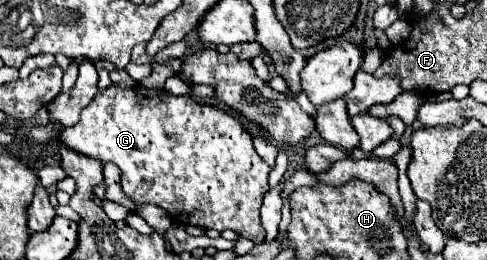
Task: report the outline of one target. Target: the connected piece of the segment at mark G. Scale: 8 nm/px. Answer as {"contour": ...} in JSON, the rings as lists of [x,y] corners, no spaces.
{"contour":[[[110,86],[102,92],[98,92],[94,96],[94,100],[82,110],[80,114],[80,122],[76,126],[70,126],[62,132],[60,142],[66,142],[66,146],[70,146],[72,150],[78,150],[90,158],[96,158],[100,162],[114,162],[120,170],[122,170],[122,190],[128,198],[132,198],[136,204],[154,204],[160,206],[162,210],[166,210],[166,214],[180,222],[180,224],[190,224],[190,226],[200,226],[200,228],[216,228],[218,232],[224,230],[234,230],[238,236],[252,240],[254,244],[264,242],[266,238],[266,230],[262,228],[260,222],[260,206],[262,206],[262,198],[268,192],[268,174],[270,174],[270,166],[256,154],[254,144],[252,144],[252,136],[242,128],[240,120],[236,120],[234,116],[230,116],[228,112],[210,106],[210,104],[200,104],[196,102],[192,96],[174,96],[166,90],[158,90],[158,88],[144,88],[144,86],[136,86],[136,88],[118,88],[118,86]]]}

